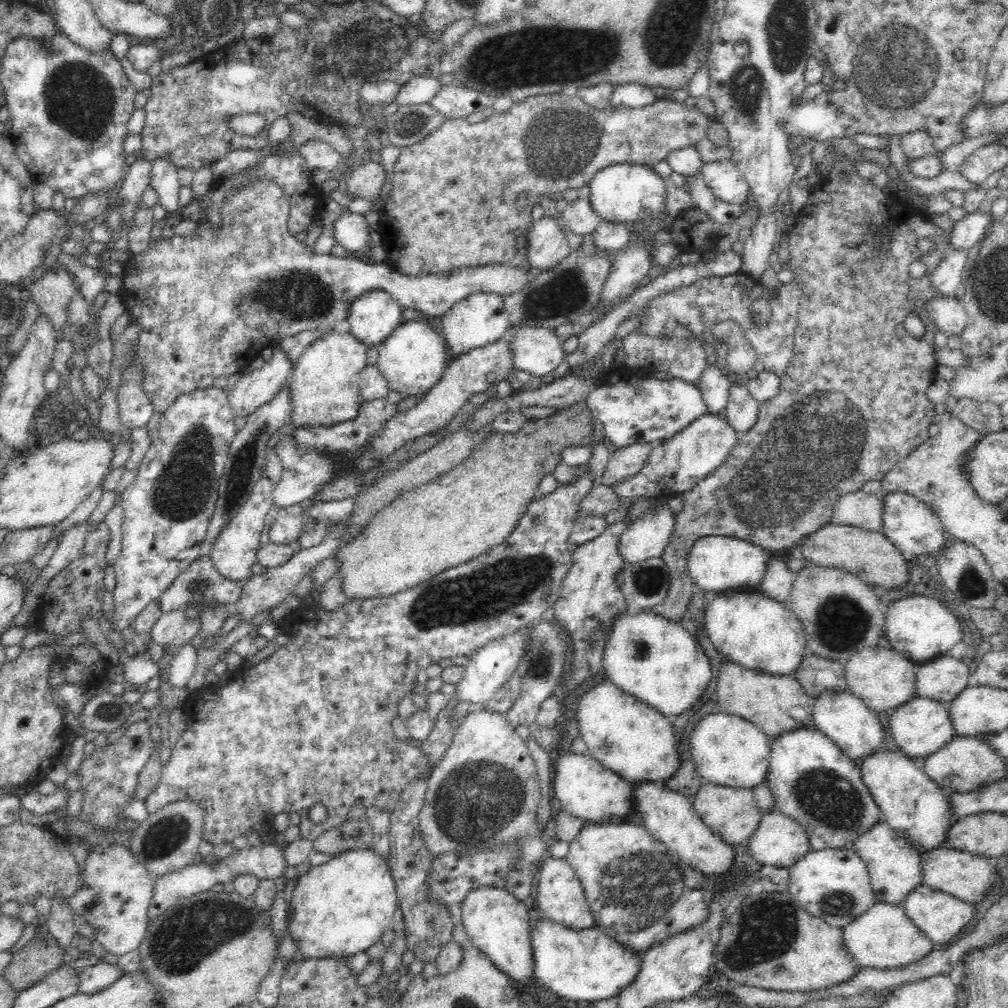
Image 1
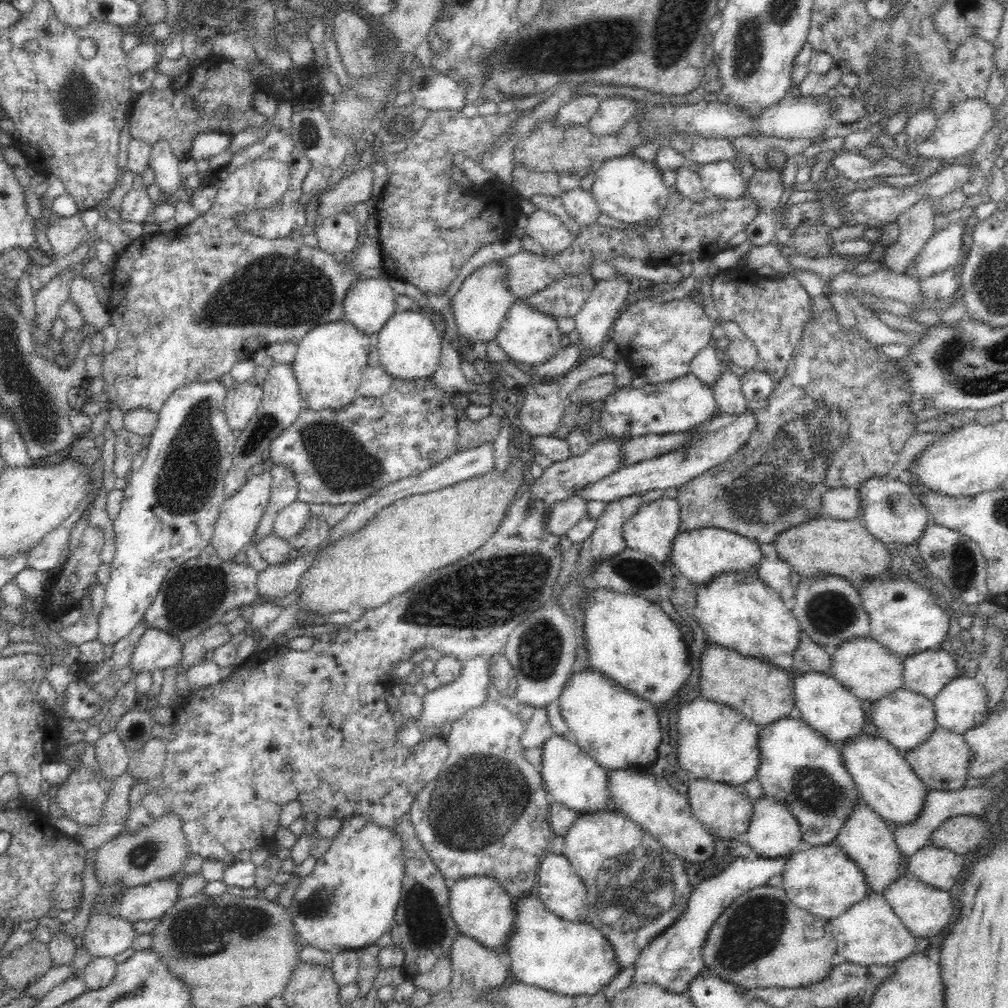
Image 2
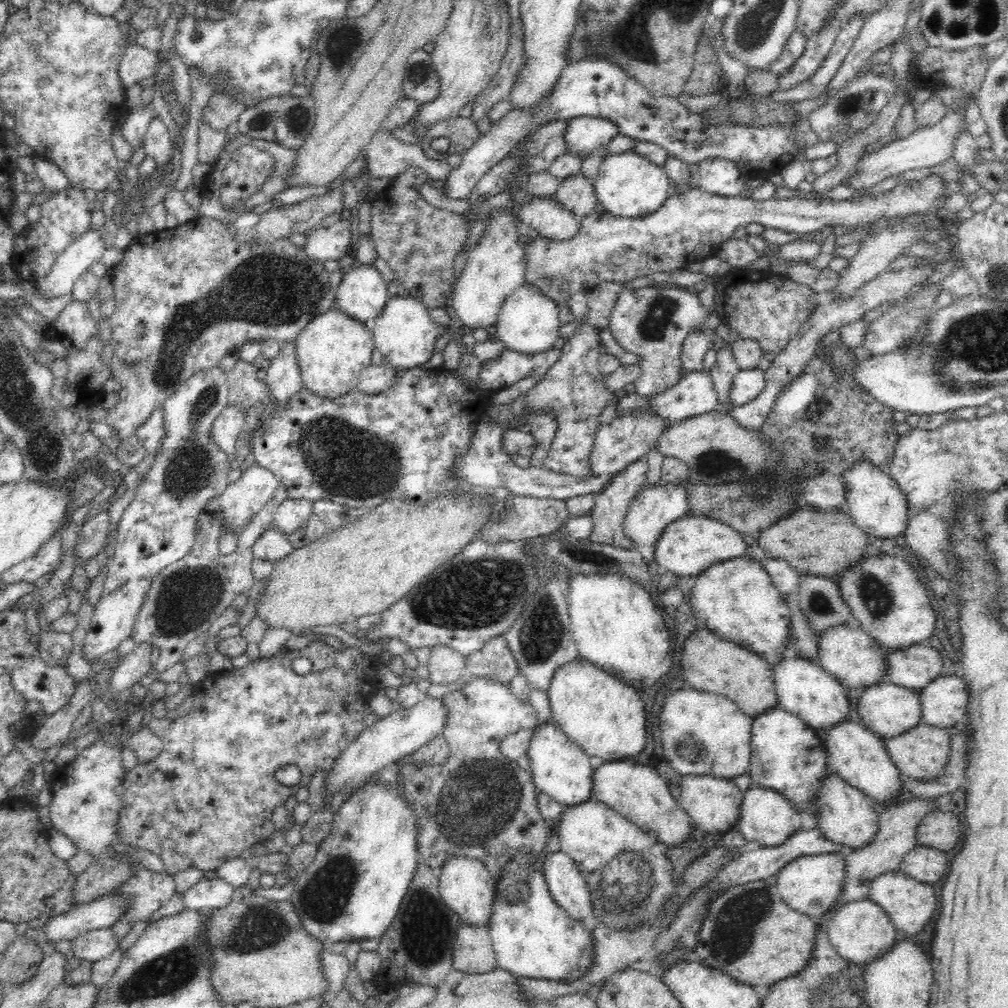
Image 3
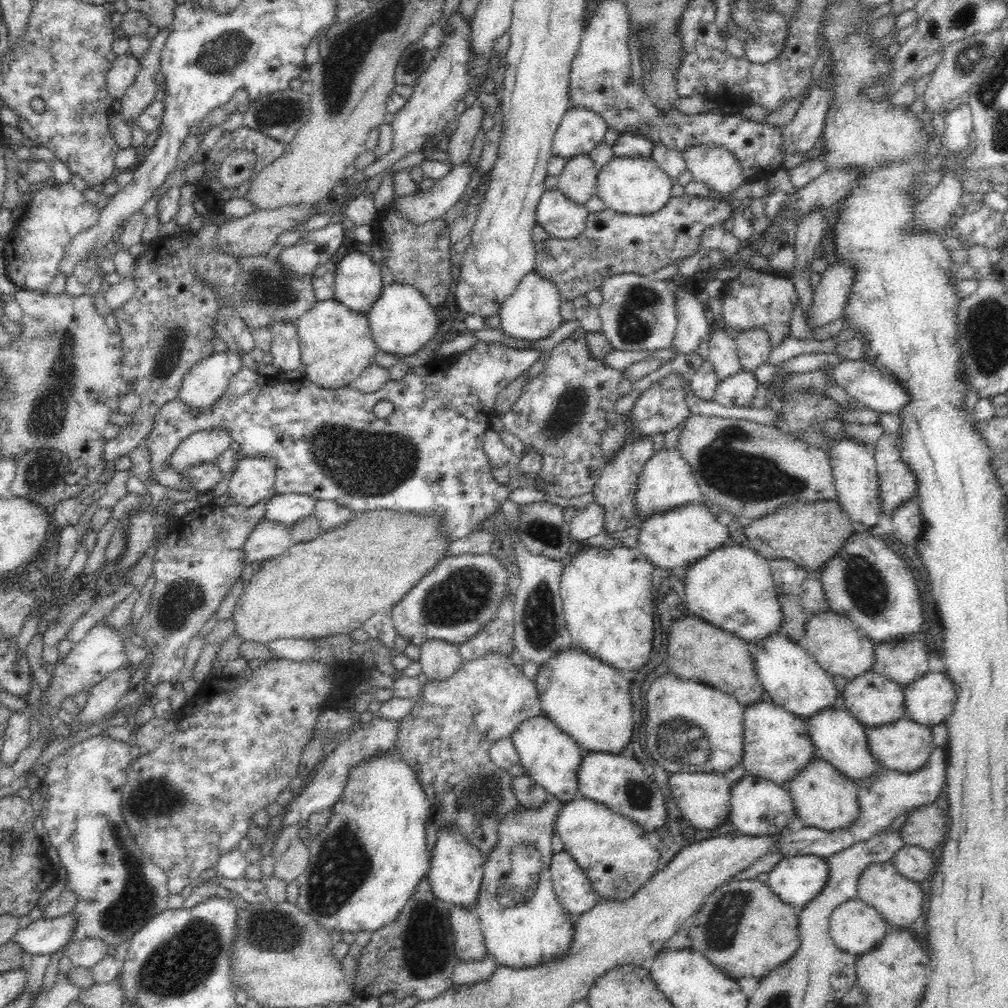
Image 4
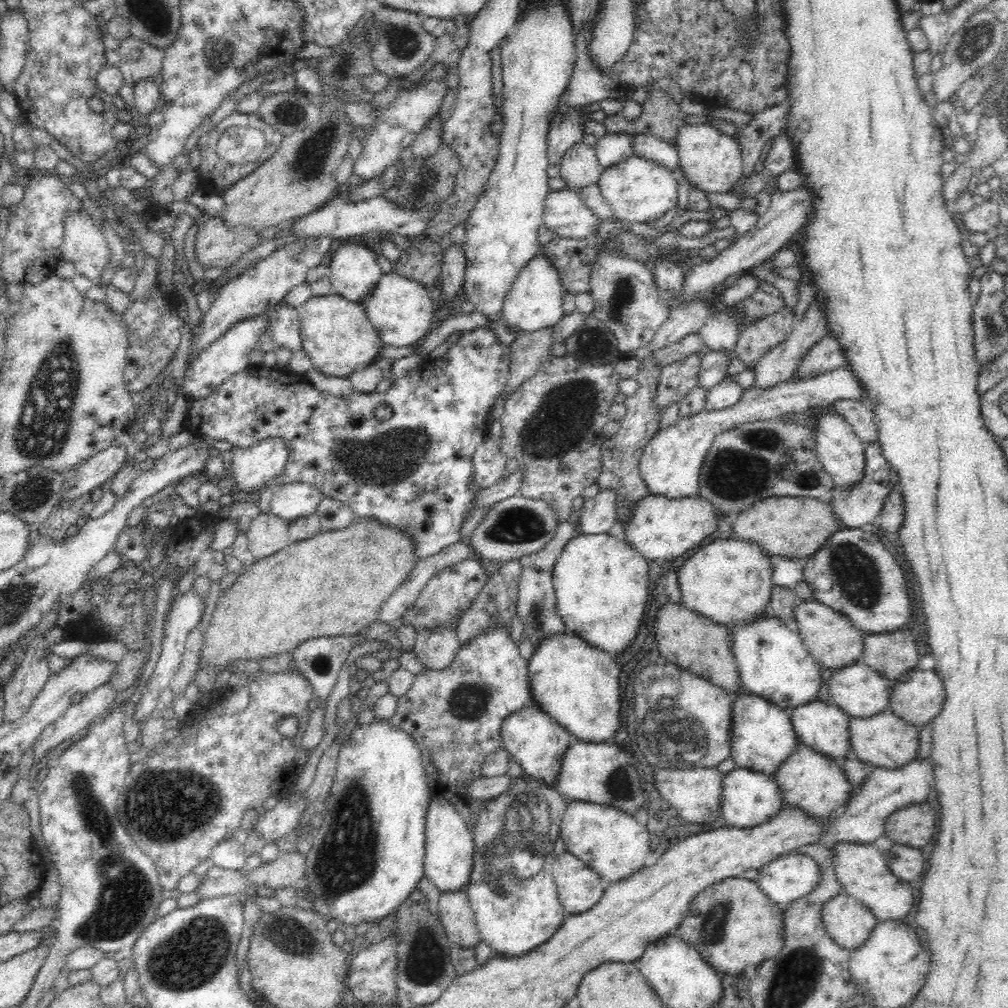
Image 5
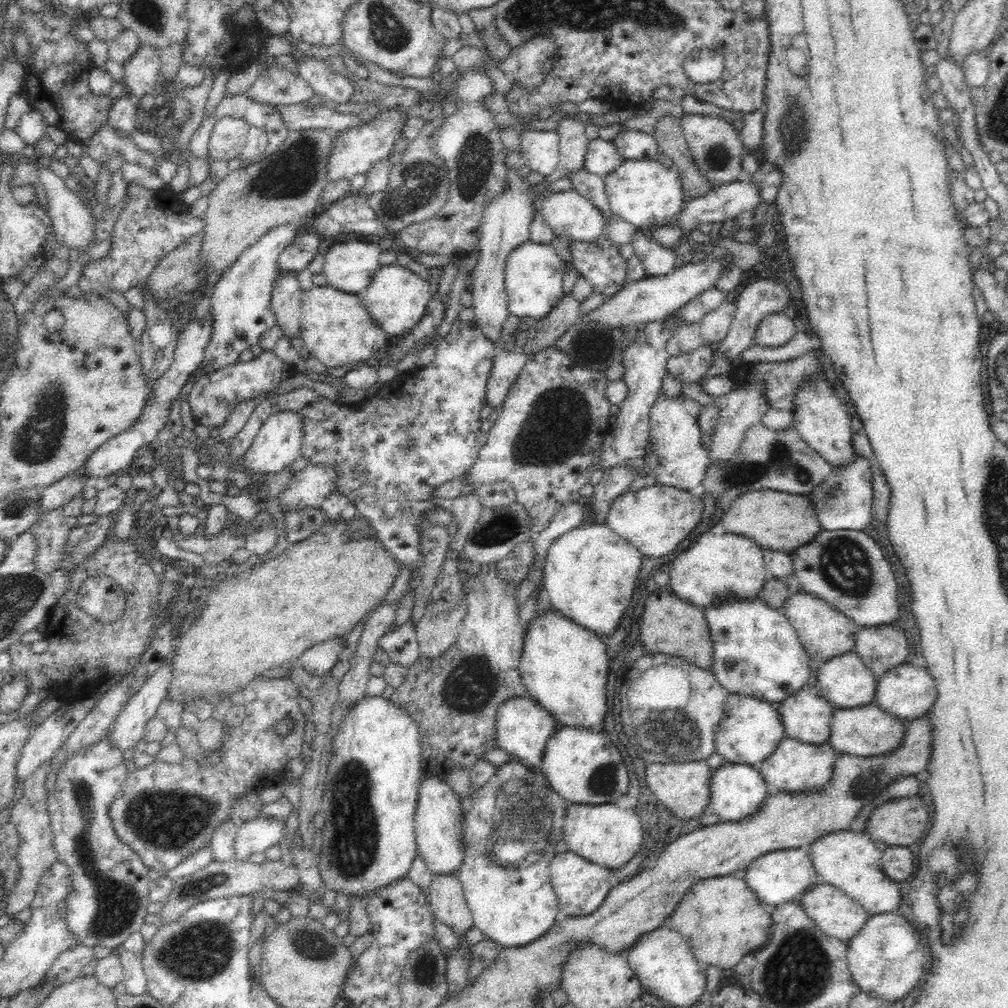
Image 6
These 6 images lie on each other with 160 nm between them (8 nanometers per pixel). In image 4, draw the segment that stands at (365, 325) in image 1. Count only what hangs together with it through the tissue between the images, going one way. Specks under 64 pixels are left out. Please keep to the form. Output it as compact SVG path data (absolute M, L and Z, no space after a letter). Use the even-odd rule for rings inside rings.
M351 250L335 269L334 299L350 310L366 313L382 292L380 267L372 257Z

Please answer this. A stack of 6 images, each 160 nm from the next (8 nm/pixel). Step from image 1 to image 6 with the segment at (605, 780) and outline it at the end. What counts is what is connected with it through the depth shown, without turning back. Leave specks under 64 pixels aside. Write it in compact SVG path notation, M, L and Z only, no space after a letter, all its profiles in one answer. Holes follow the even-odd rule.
M531 696L507 698L496 708L497 746L504 750L511 759L515 759L531 769L540 769L544 746L546 746L548 738L554 734L556 726L559 726L557 720Z

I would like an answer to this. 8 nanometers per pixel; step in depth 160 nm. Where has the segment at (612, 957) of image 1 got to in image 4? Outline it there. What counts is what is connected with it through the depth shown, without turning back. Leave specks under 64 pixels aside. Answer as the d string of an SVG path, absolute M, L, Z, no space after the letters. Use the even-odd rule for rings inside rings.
M548 794L542 806L526 808L519 803L512 812L500 818L496 828L498 842L483 865L475 910L486 952L502 966L536 966L540 962L560 958L560 954L564 954L572 943L574 918L556 897L550 869L554 855L551 840L556 834L554 818L561 808L562 802Z

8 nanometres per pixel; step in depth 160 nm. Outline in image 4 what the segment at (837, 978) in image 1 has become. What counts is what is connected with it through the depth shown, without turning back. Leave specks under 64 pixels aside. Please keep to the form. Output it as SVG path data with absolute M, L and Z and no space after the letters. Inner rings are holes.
M756 878L734 880L722 884L706 897L685 930L677 933L669 944L701 952L735 980L749 976L760 979L798 950L801 943L796 937L796 926L795 909L781 902L766 883Z

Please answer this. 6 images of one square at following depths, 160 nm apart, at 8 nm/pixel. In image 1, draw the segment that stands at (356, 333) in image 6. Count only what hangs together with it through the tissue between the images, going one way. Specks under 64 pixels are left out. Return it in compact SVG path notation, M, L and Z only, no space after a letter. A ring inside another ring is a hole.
M332 329L312 340L293 364L289 377L294 407L292 424L298 428L331 426L356 418L360 404L365 402L360 395L360 370L367 366L368 348L350 331L339 333Z

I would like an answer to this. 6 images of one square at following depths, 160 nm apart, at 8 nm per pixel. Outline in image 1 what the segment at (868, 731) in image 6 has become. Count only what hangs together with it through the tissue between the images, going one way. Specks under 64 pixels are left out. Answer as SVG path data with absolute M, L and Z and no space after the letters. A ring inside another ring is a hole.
M955 735L950 742L940 746L932 754L923 758L924 773L934 781L944 795L968 792L988 786L1006 776L1006 760L1002 759L992 747L977 737Z

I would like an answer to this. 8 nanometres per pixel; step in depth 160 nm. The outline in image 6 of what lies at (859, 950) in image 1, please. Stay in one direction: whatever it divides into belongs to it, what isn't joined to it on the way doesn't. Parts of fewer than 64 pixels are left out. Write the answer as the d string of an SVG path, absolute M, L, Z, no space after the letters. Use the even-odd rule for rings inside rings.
M830 884L809 887L796 900L808 919L828 937L850 941L870 918L866 909Z

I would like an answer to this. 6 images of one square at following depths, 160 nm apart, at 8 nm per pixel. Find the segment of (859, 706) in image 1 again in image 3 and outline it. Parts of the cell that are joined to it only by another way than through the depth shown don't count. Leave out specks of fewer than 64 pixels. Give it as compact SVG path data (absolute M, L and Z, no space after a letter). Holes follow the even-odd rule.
M798 655L795 658L784 658L773 666L772 672L778 708L799 716L815 730L847 720L849 700L846 698L846 688L828 674L818 661Z

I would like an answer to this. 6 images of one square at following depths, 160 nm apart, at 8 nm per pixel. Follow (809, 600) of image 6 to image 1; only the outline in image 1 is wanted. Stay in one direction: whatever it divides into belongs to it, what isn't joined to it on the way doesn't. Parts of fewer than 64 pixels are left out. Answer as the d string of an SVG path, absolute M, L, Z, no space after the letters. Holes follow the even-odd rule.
M870 646L860 648L856 654L843 665L848 692L875 712L890 712L902 702L914 697L917 664L891 647Z

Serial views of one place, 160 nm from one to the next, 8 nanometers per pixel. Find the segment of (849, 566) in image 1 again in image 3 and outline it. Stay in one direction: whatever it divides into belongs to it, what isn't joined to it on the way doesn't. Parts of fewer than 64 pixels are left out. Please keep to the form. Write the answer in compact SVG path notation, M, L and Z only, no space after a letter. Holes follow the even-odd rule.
M801 507L770 527L758 530L754 536L759 555L788 561L802 575L836 578L842 570L856 564L868 548L868 535L855 526L843 510L838 509L820 511Z

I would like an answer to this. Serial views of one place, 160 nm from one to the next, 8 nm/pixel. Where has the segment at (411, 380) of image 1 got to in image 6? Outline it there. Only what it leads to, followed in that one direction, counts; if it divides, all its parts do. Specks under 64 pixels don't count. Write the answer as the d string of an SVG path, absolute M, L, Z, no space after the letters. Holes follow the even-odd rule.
M396 262L381 265L373 274L370 284L358 294L368 314L390 339L406 334L424 316L431 301L430 282Z

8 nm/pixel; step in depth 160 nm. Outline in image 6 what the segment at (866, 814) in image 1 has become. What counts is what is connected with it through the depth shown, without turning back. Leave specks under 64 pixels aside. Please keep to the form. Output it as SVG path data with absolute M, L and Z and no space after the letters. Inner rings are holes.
M730 693L724 702L724 714L714 736L714 748L727 762L756 767L772 754L772 750L776 750L782 736L785 736L785 730L776 711L776 704L756 697Z

